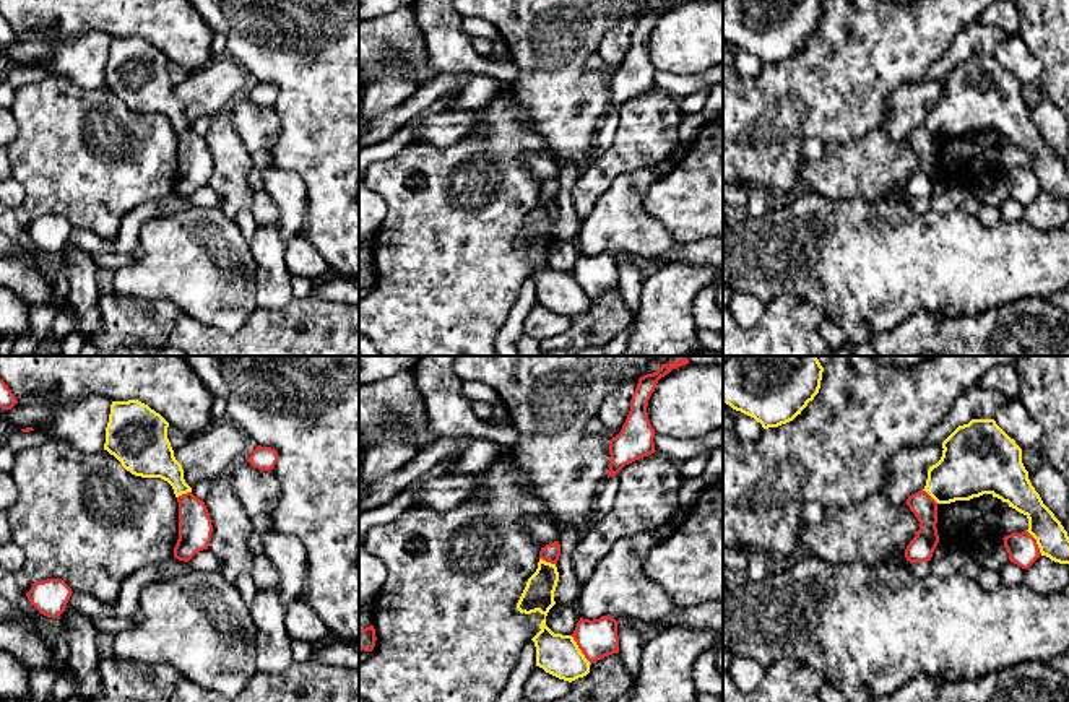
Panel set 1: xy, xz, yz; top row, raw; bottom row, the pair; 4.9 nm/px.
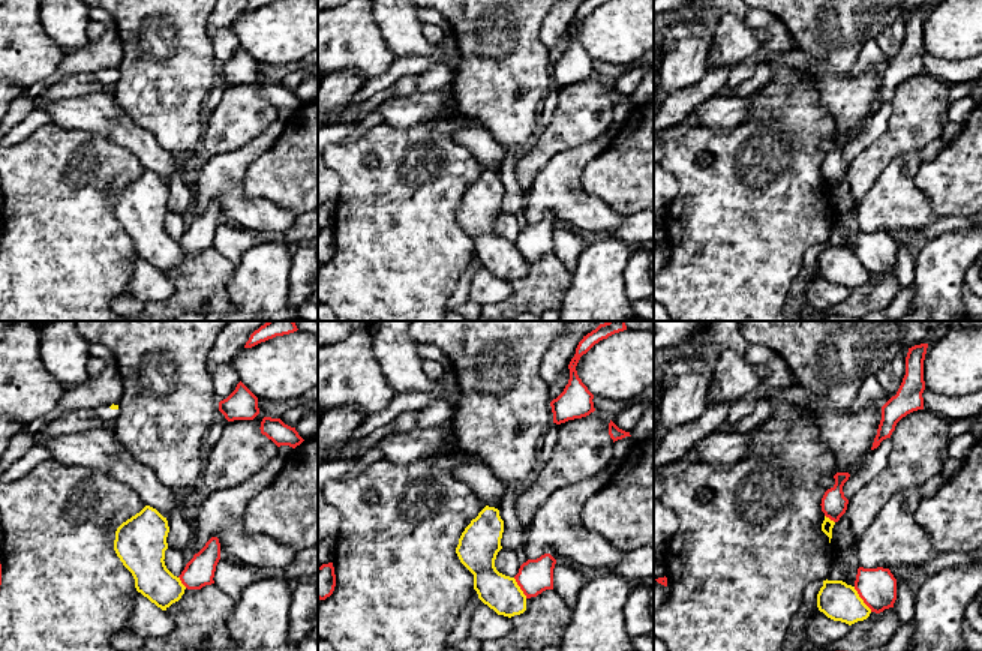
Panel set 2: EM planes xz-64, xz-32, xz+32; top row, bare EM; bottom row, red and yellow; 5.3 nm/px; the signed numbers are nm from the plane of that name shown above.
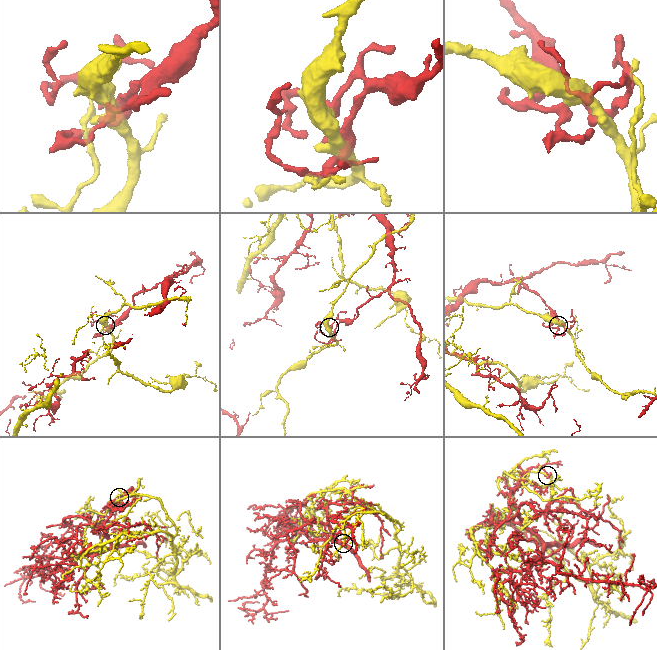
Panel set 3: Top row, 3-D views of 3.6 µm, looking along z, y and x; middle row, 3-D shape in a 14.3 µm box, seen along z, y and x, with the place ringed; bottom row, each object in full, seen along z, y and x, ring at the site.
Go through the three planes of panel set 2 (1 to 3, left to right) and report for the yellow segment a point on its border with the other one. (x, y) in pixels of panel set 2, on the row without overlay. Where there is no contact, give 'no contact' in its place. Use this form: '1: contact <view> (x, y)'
1: contact xz-64 (182, 246)
2: contact xz-32 (520, 252)
3: contact xz+32 (861, 261)

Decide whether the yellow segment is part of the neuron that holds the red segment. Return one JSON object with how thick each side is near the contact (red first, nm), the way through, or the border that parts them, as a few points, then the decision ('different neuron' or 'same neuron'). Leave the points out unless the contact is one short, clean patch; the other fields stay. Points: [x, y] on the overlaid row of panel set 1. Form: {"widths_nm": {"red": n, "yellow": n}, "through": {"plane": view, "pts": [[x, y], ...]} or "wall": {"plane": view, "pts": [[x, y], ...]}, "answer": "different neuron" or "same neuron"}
{"widths_nm": {"red": 190, "yellow": 200}, "answer": "different neuron"}

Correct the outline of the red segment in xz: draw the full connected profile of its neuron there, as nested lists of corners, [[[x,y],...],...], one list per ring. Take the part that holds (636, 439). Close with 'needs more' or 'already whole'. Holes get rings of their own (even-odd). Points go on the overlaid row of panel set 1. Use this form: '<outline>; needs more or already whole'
[[[687,356],[677,362],[661,364],[661,367],[638,379],[630,400],[629,416],[621,432],[609,440],[611,463],[608,478],[617,474],[625,465],[655,453],[655,429],[650,424],[647,406],[656,384],[673,369],[689,364]]]; already whole

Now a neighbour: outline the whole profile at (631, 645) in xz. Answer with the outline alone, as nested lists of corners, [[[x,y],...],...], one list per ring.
[[[617,626],[619,655],[632,679],[635,679],[643,652],[643,642],[638,630],[629,626]]]

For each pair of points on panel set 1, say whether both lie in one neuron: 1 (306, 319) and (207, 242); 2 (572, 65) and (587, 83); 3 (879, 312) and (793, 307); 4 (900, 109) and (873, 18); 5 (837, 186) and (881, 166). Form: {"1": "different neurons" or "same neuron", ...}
{"1": "different neurons", "2": "same neuron", "3": "different neurons", "4": "different neurons", "5": "same neuron"}

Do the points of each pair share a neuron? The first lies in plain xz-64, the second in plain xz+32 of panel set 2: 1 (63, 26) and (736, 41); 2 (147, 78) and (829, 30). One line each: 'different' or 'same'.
1: same
2: same

